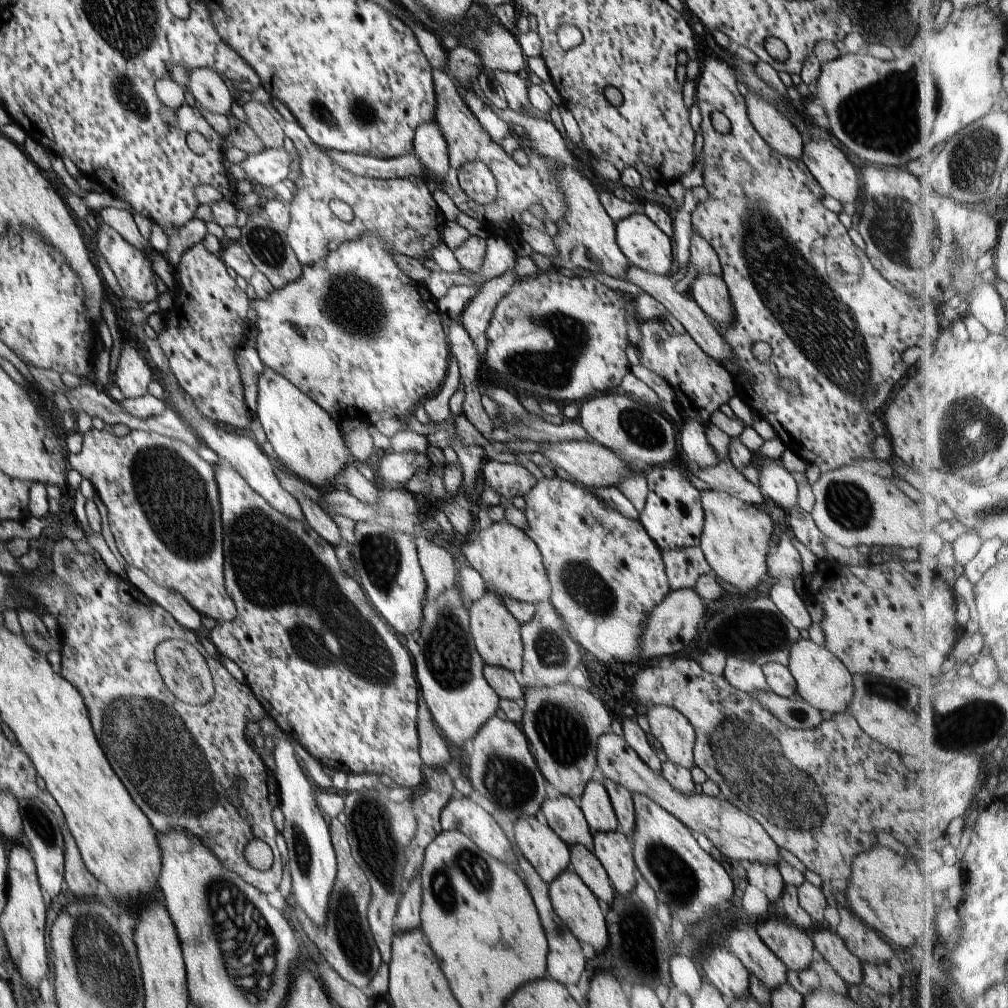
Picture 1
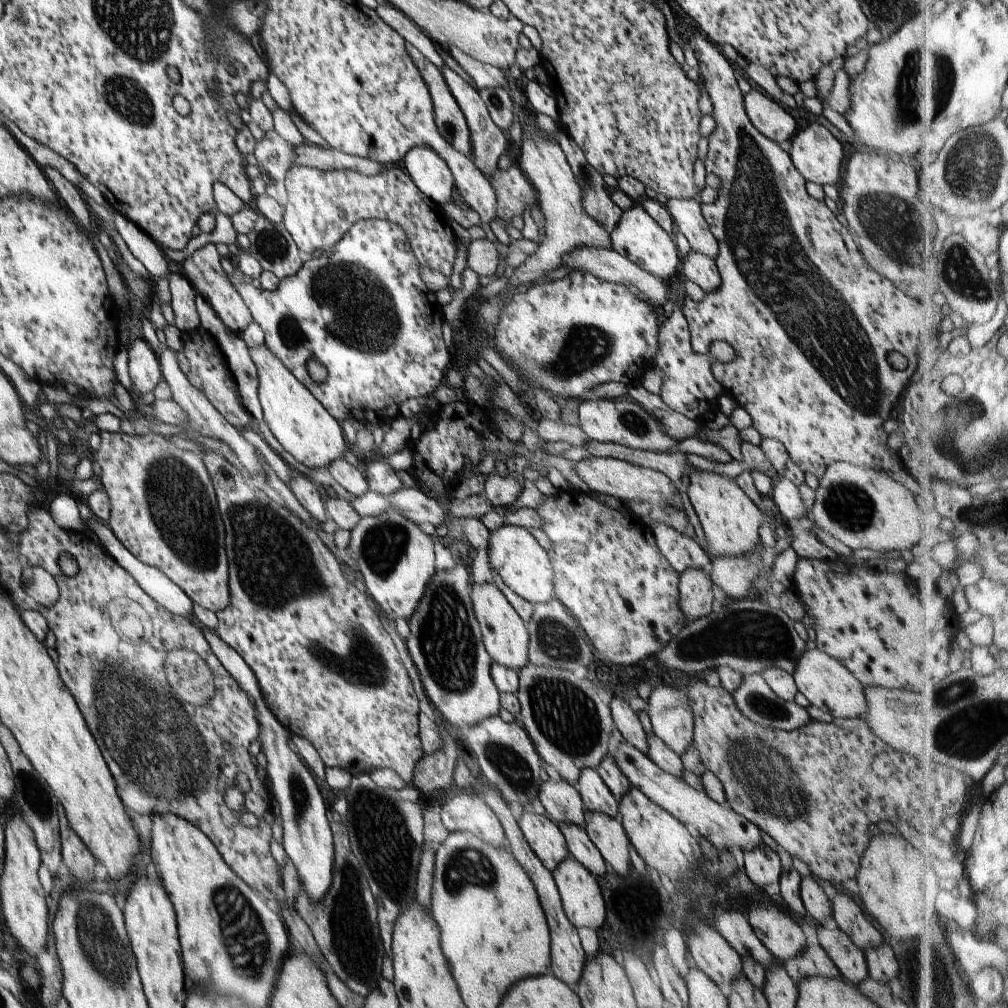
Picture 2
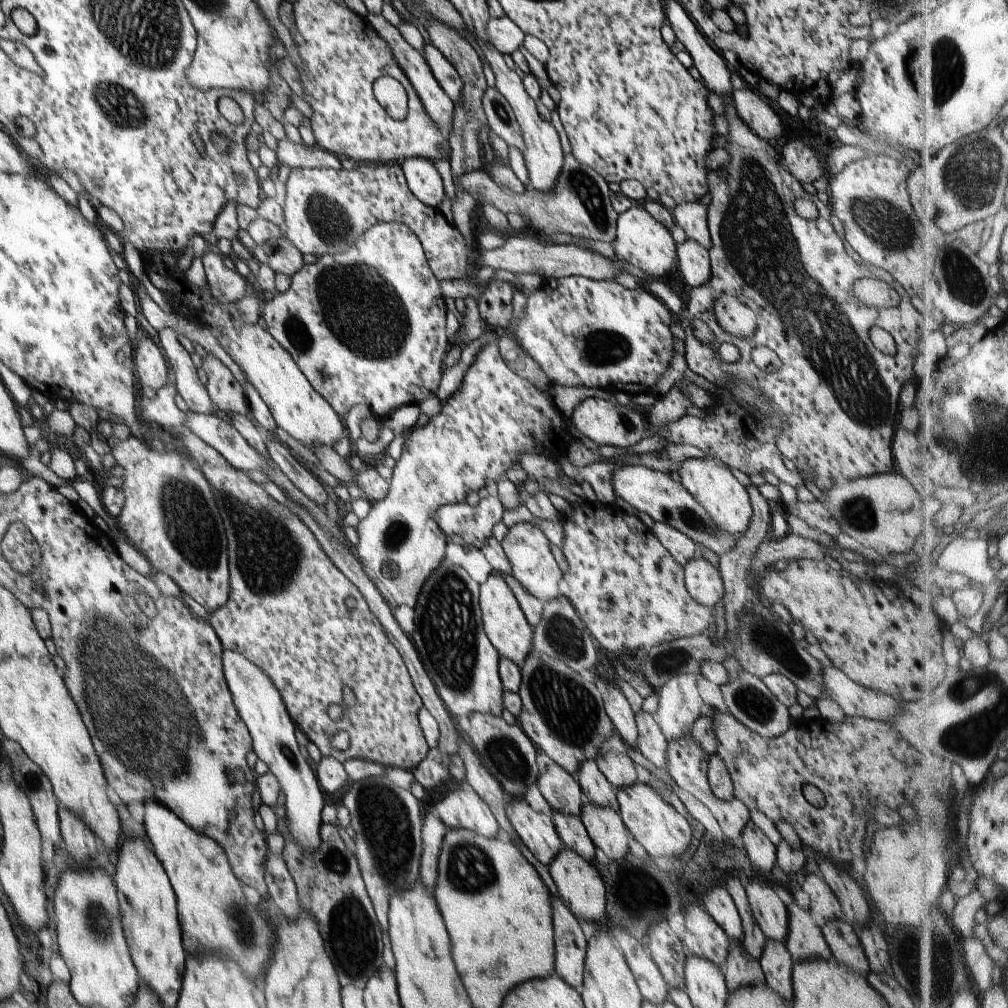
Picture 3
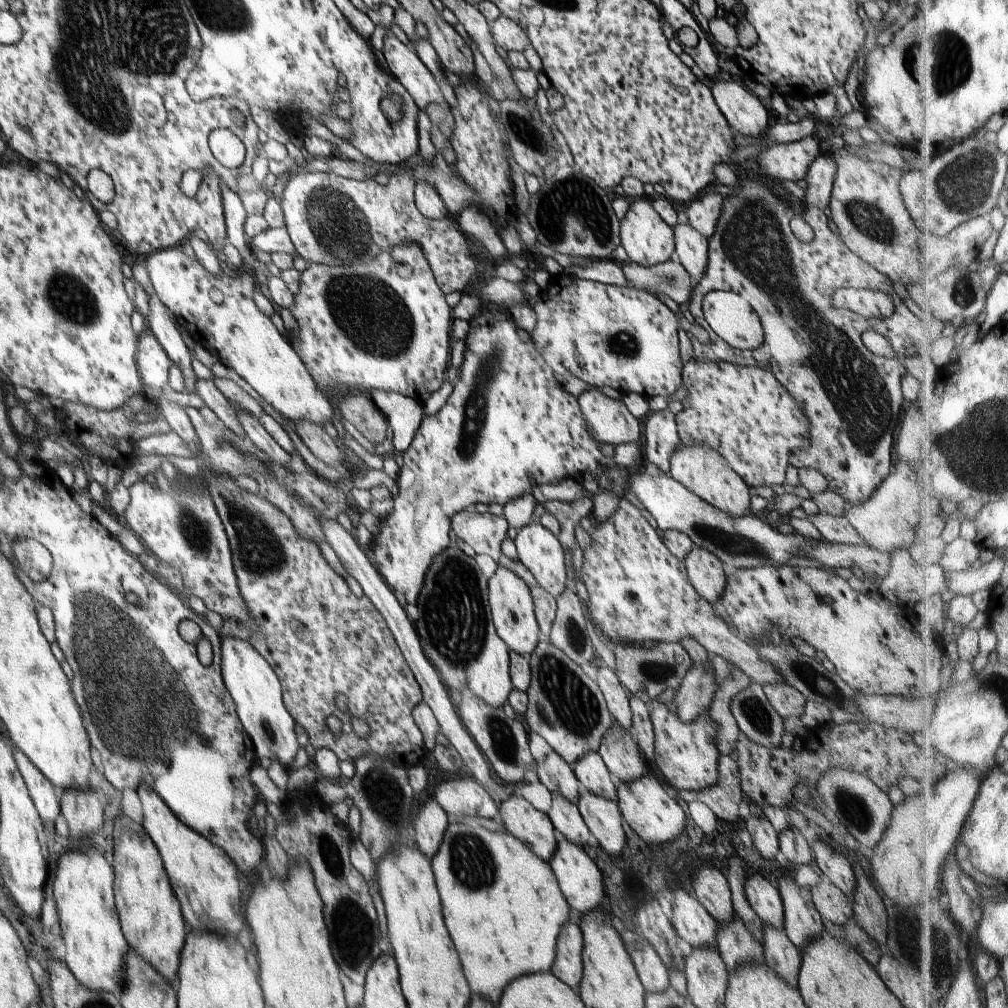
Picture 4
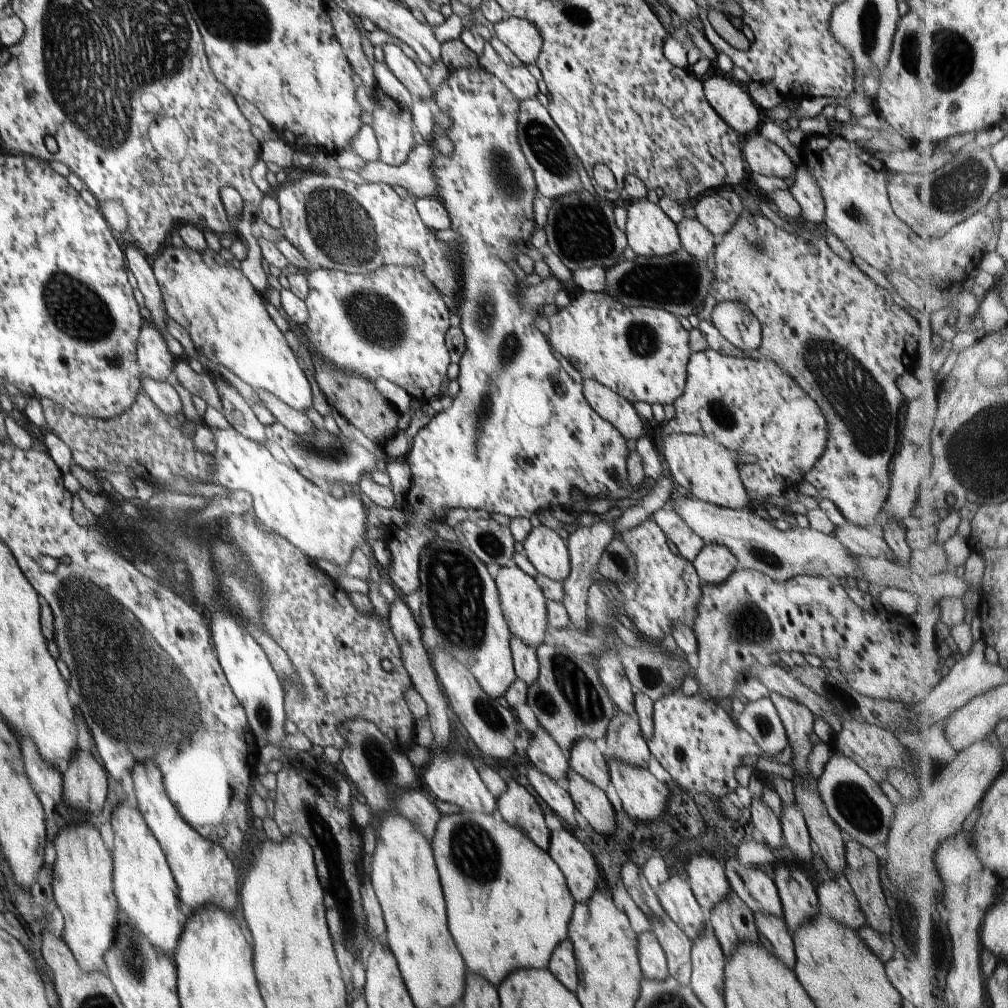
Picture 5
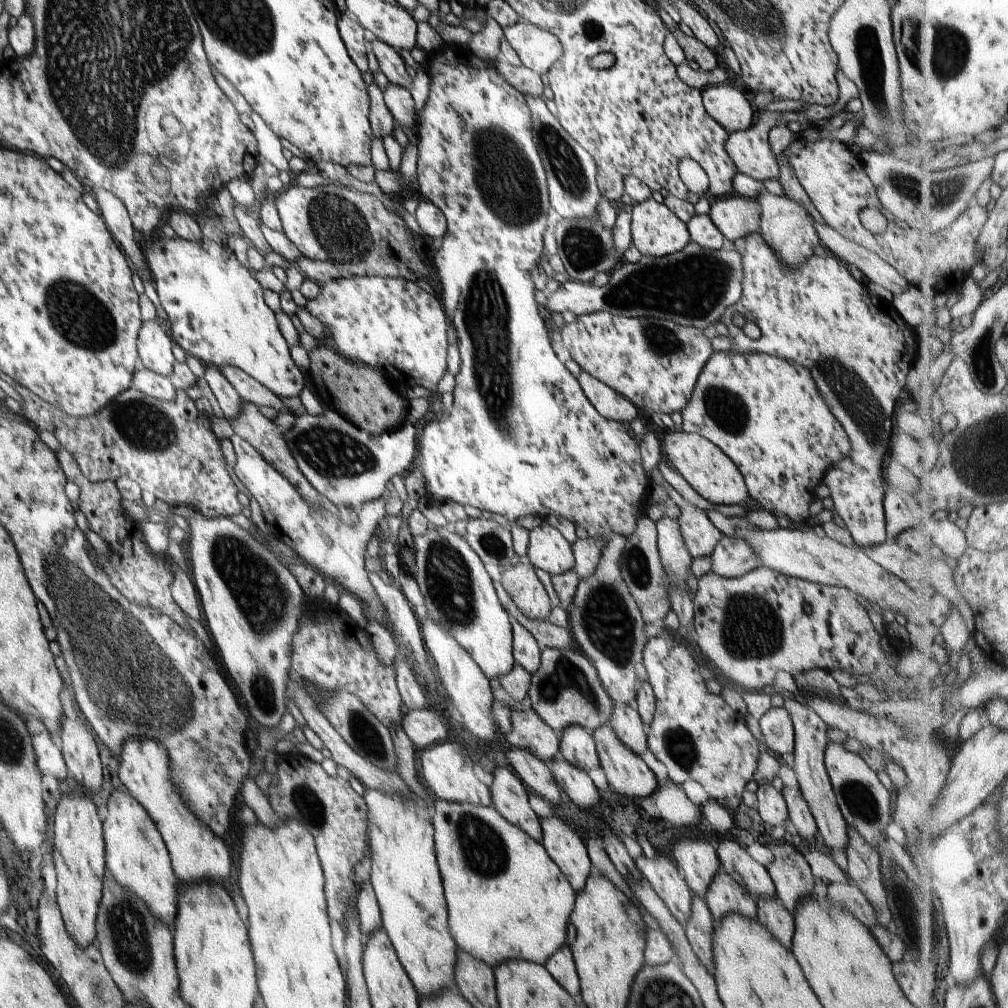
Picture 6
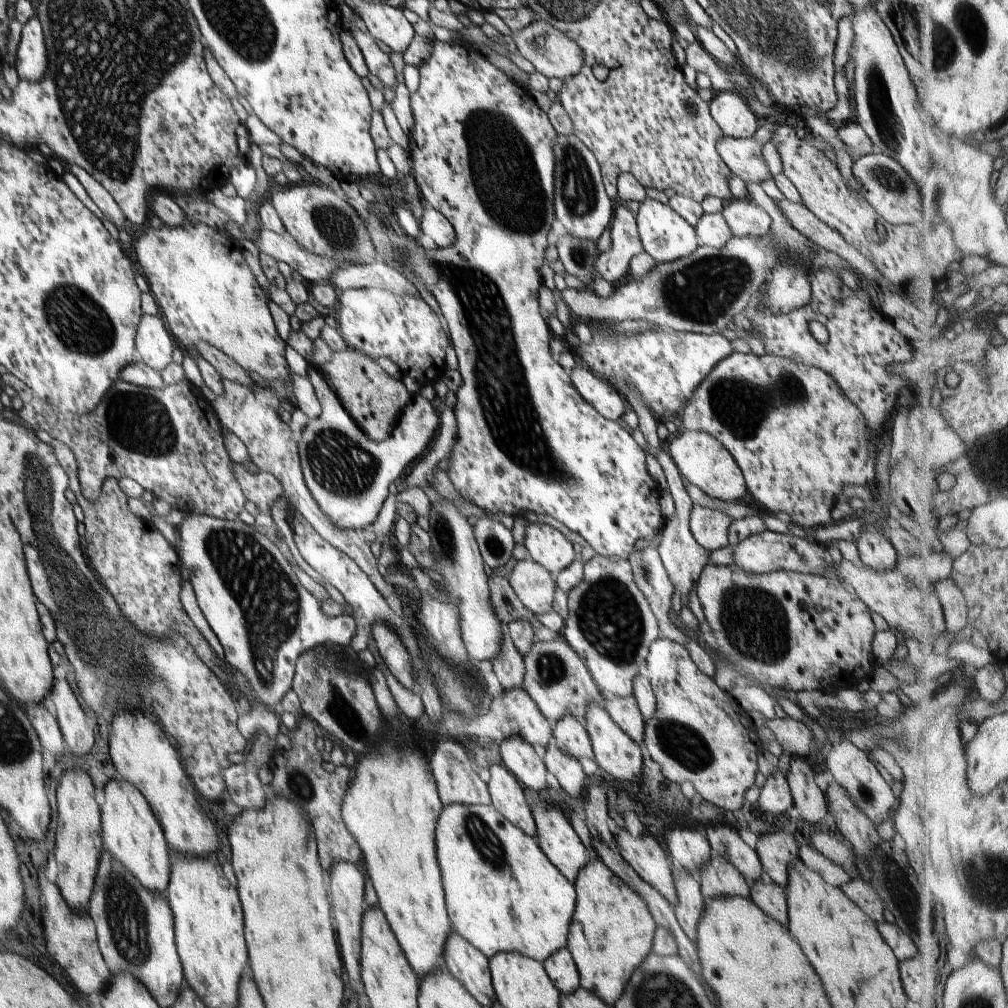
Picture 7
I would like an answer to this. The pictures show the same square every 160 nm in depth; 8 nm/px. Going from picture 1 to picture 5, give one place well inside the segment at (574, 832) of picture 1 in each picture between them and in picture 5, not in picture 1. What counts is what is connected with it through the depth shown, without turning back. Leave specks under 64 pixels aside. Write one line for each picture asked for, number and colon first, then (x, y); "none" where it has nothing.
2: (562, 802)
3: (562, 791)
4: (554, 772)
5: (543, 752)

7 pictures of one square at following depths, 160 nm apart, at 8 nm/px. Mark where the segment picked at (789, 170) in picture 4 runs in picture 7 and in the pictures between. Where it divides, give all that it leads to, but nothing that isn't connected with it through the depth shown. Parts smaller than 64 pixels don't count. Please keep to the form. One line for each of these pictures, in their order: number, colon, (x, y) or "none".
5: (764, 157)
6: (750, 150)
7: (745, 158)

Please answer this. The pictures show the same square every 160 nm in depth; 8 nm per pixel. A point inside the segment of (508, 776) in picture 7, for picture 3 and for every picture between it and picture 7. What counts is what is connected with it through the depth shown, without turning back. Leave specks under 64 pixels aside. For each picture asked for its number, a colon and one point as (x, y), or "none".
3: (536, 830)
4: (533, 827)
5: (516, 804)
6: (510, 797)

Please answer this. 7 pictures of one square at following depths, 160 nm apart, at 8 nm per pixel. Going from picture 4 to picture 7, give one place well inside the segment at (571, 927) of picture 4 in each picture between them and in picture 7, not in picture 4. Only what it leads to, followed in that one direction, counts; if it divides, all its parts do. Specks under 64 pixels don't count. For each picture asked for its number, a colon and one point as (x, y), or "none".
5: (562, 964)
6: (561, 965)
7: (560, 966)

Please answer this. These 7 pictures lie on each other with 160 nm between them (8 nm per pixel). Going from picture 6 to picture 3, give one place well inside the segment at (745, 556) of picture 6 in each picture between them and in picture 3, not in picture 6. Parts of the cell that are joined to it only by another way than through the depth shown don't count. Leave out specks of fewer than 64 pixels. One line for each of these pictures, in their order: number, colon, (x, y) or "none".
3: (703, 582)
4: (704, 569)
5: (714, 563)

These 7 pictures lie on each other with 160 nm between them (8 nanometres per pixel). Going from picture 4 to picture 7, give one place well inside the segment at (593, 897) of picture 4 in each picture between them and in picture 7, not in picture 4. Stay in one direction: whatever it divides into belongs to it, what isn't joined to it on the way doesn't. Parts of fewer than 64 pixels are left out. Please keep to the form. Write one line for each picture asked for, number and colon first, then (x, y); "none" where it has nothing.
5: (580, 869)
6: (562, 844)
7: (558, 840)

